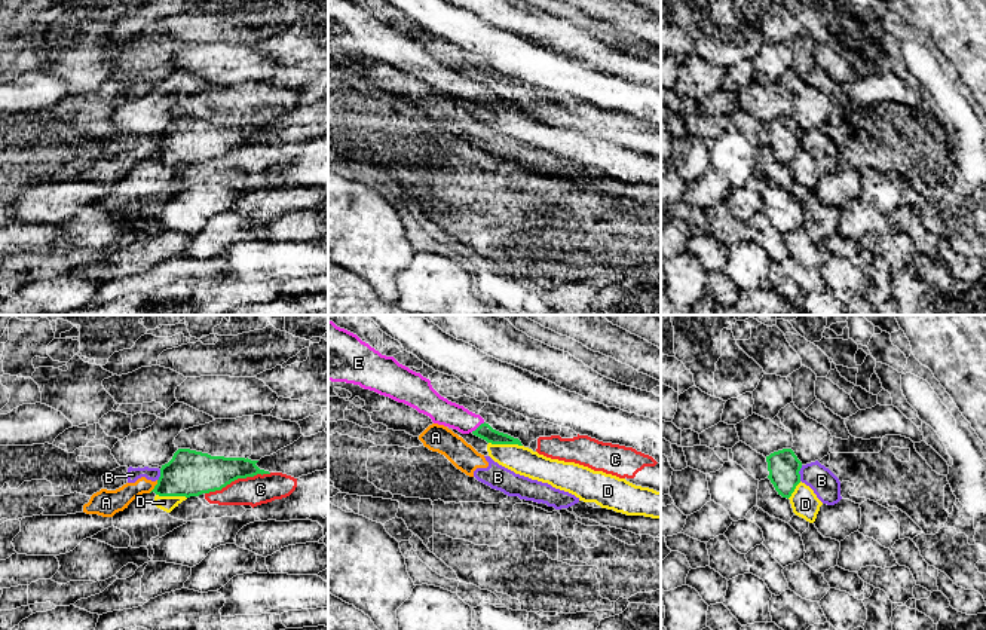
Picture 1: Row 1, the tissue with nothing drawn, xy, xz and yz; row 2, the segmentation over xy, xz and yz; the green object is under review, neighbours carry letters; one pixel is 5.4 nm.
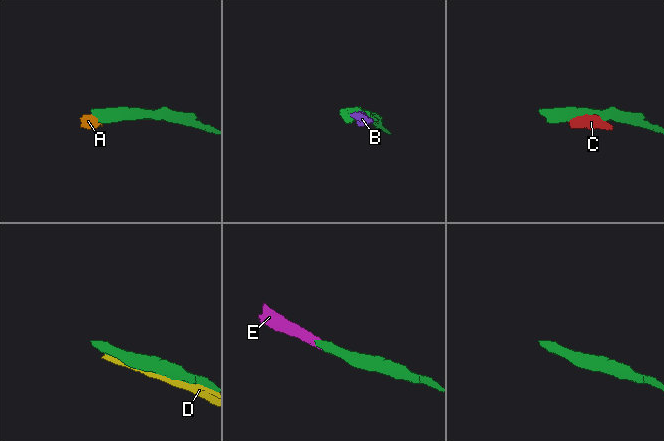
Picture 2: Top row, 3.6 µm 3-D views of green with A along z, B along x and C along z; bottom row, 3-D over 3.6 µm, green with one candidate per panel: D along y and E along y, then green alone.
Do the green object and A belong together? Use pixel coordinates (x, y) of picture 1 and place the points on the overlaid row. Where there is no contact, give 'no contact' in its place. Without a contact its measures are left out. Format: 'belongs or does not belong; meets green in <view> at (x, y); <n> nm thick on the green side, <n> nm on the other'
does not belong; meets green in xy at (155, 486); 240 nm thick on the green side, 130 nm on the other

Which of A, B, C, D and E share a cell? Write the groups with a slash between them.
A B / C / D / E

